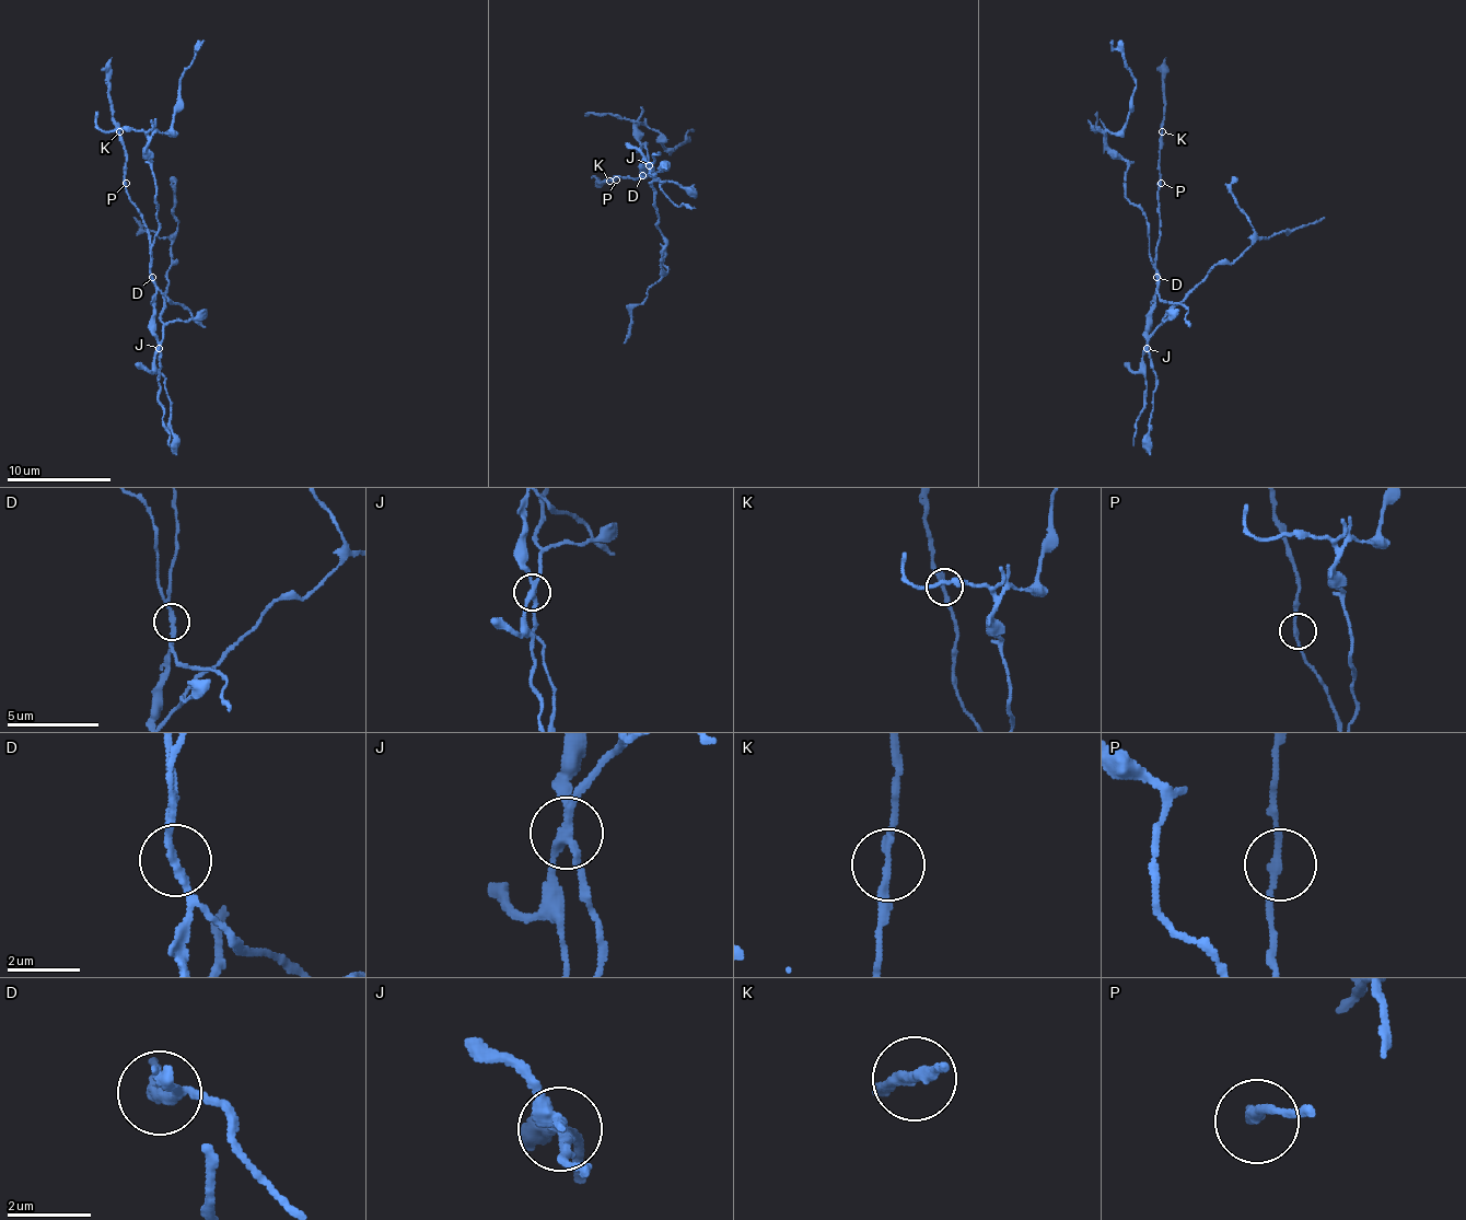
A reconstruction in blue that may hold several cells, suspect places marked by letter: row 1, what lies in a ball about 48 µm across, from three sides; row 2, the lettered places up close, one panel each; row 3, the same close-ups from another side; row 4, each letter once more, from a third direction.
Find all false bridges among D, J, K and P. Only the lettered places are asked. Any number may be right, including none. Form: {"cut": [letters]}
{"cut": ["D", "J"]}

